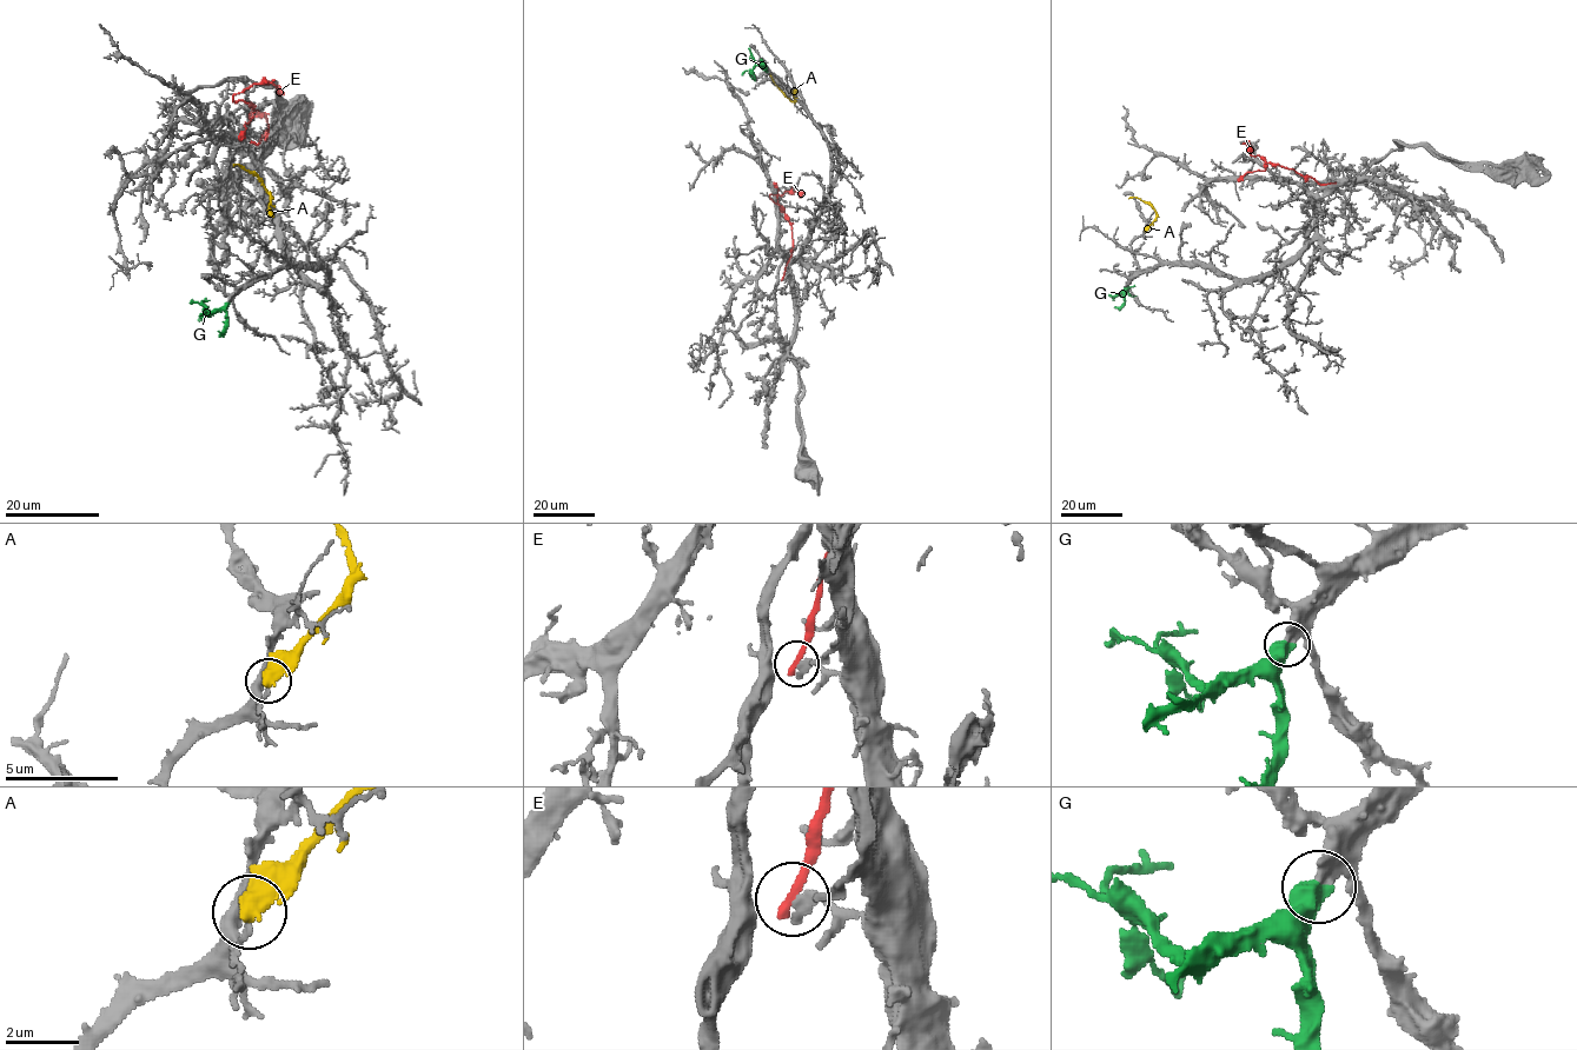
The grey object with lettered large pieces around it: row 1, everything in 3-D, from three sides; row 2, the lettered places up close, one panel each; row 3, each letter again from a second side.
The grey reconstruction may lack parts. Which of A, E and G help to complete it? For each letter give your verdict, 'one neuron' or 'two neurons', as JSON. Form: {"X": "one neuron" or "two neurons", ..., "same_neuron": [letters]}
{"A": "two neurons", "E": "two neurons", "G": "one neuron", "same_neuron": ["G"]}

